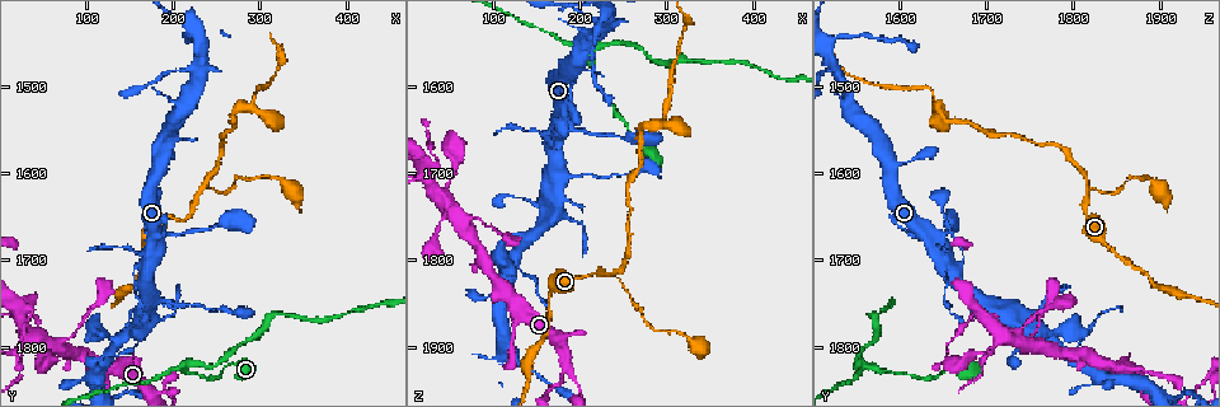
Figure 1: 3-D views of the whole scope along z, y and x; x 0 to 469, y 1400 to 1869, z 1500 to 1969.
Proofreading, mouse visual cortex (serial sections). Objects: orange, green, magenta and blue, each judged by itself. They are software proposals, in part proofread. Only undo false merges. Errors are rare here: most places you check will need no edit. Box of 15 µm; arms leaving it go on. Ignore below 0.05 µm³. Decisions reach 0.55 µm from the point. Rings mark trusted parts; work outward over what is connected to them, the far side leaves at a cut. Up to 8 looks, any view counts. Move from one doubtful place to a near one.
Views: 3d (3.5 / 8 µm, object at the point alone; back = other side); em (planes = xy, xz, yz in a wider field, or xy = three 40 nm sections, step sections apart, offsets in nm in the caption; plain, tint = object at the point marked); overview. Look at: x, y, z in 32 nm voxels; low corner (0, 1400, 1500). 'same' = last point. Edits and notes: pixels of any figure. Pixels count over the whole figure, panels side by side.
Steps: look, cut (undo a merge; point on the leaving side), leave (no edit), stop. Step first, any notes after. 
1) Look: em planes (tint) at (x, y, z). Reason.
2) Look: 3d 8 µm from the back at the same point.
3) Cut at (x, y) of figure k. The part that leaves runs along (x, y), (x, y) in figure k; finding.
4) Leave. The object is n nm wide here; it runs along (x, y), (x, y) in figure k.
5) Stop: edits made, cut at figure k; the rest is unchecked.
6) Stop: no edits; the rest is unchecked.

Look: 3d 3.5 µm at (255, 1825, 1650). Thick turns thin.

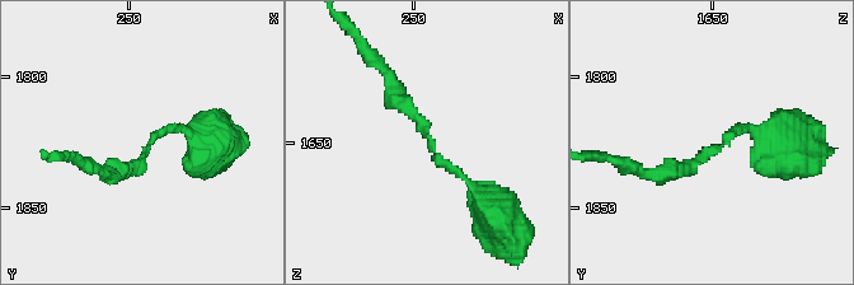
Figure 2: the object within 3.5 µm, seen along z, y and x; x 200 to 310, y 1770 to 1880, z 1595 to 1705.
Look: em xy step 3 (tint) at (258, 1827, 1651). Need the tissue.

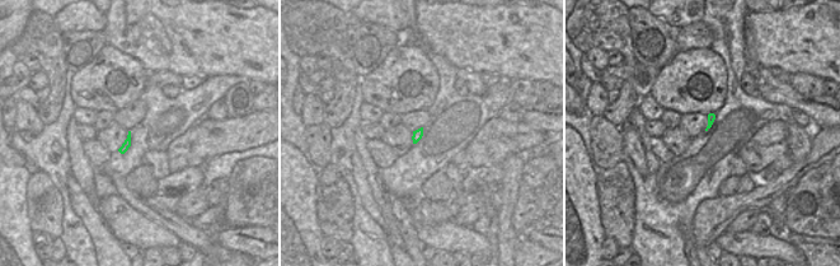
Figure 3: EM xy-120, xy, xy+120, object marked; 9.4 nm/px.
Look: em xy step 2 (tint) at the same point.

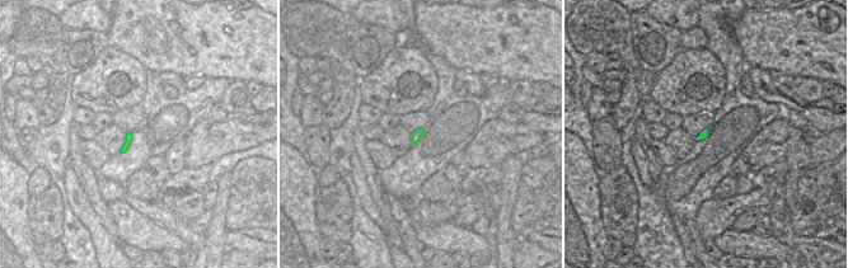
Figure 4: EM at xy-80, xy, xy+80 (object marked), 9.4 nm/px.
Leave. The arms are 200, 200 nm wide; it runs along (487, 202), (436, 157), (393, 85) in figure 2; all the same cell.

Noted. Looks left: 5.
Look: 3d 3.5 µm at (70, 1795, 1750). Thin arm on a thick one.

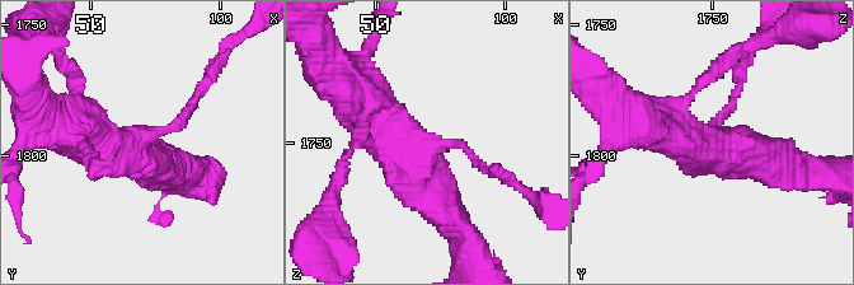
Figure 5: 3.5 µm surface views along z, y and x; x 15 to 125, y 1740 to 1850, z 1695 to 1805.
Look: em planes (tint) at (72, 1793, 1753). 3 arms meet here; the arms are 100, 450, 500 nm wide; shape alone is not enough.

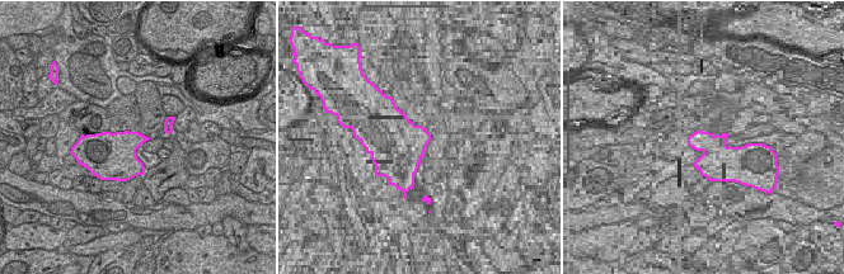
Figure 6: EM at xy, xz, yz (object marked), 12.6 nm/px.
Leave. It runs along (453, 222), (356, 92) in figure 5; continuous, no second cell.

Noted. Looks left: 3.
Look: 3d 8 µm at (235, 1615, 1815). Two arms in line, one across.

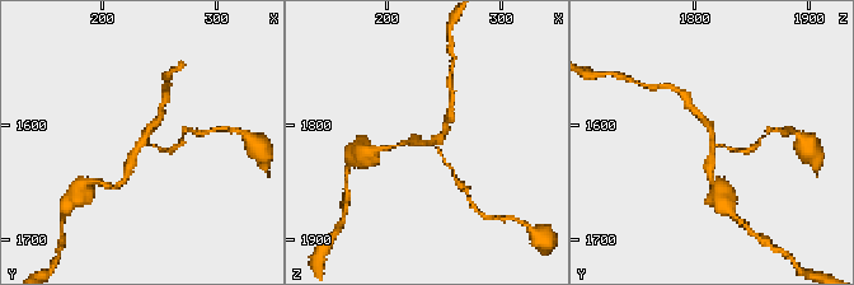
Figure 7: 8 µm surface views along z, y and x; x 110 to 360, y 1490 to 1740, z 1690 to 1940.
Look: 3d 3.5 µm at (236, 1614, 1816). Zoom in.

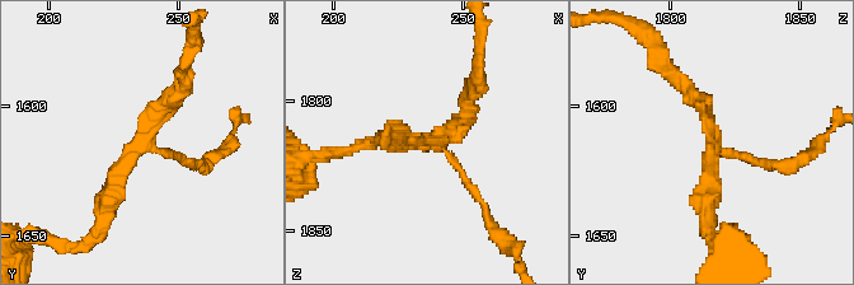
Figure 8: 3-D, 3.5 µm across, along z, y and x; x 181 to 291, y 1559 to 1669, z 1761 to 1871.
Leave. 3 arms meet here; the arms are 100, 200, 250 nm wide; it runs along (103, 215), (182, 75) in figure 8; all the same cell.

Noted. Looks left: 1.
Stop: no edits; the rest is unchecked.

